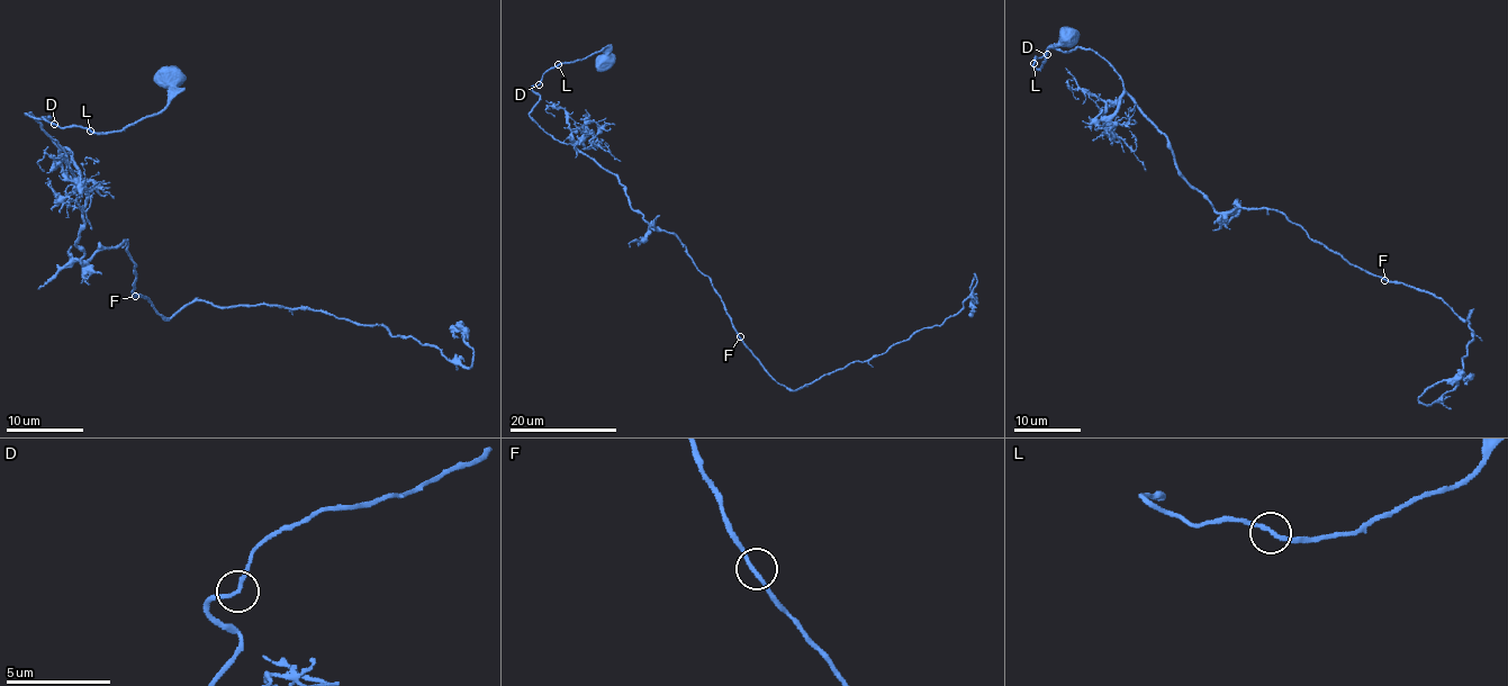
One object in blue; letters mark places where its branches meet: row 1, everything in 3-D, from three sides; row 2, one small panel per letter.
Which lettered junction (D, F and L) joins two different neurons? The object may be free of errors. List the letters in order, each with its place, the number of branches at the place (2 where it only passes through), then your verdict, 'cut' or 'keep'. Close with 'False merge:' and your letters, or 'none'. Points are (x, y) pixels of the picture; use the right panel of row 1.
D: (1047, 54) | 2 | keep
F: (1384, 280) | 2 | keep
L: (1034, 63) | 2 | keep
False merge: none

